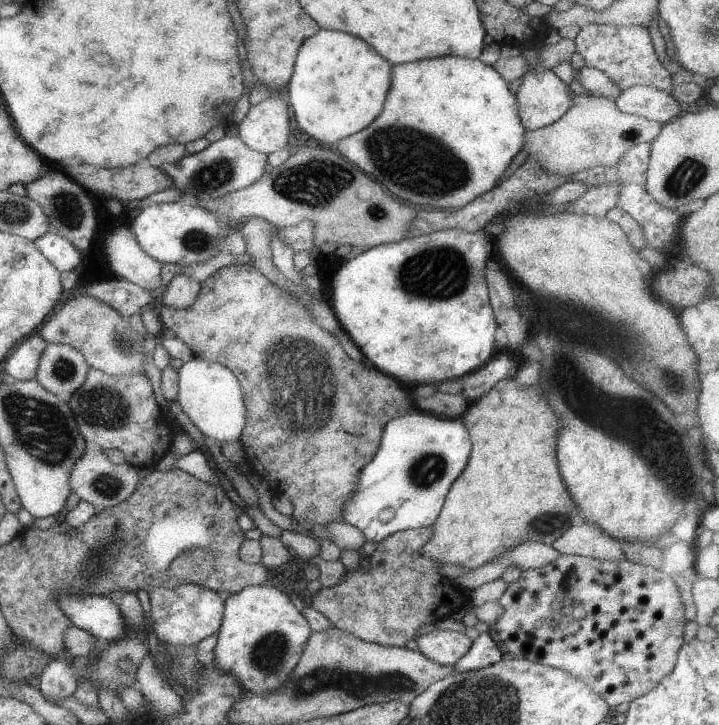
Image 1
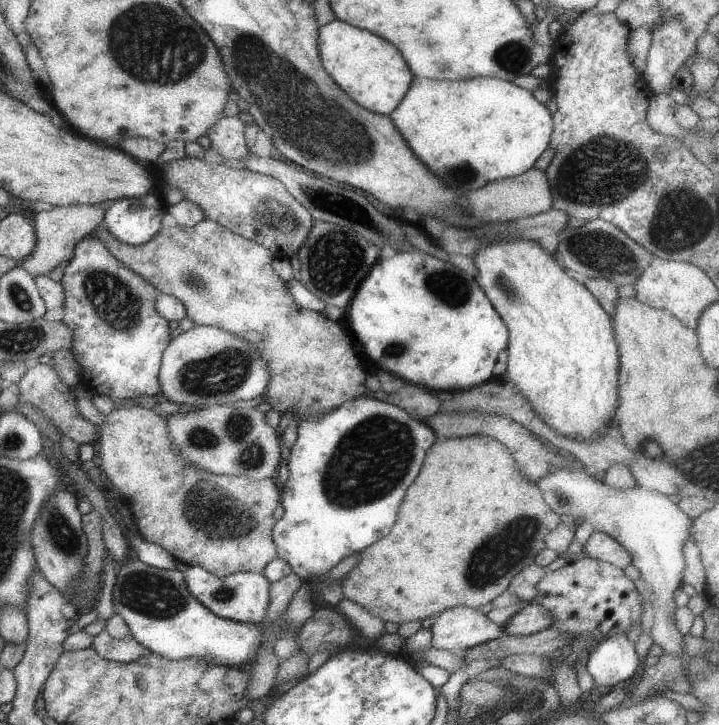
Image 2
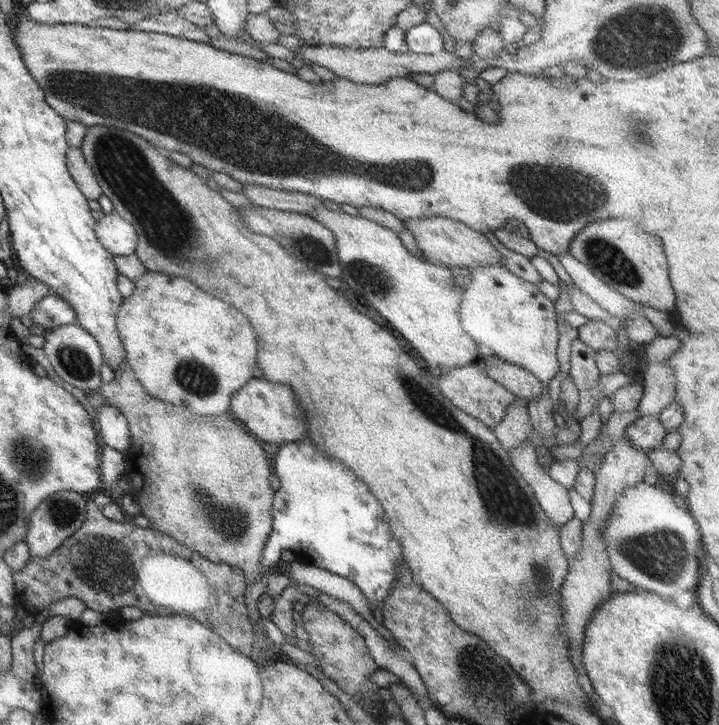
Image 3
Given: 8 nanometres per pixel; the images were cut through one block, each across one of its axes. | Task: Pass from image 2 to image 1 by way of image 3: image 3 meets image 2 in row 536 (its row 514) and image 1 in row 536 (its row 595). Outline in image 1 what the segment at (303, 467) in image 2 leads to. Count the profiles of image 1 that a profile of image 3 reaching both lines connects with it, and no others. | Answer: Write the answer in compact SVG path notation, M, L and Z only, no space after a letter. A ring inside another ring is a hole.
M414 409L406 416L390 420L382 428L382 438L376 456L362 468L354 494L342 506L344 522L362 530L365 540L374 544L398 531L431 527L442 510L450 487L468 464L471 450L472 438L462 419L435 417Z

